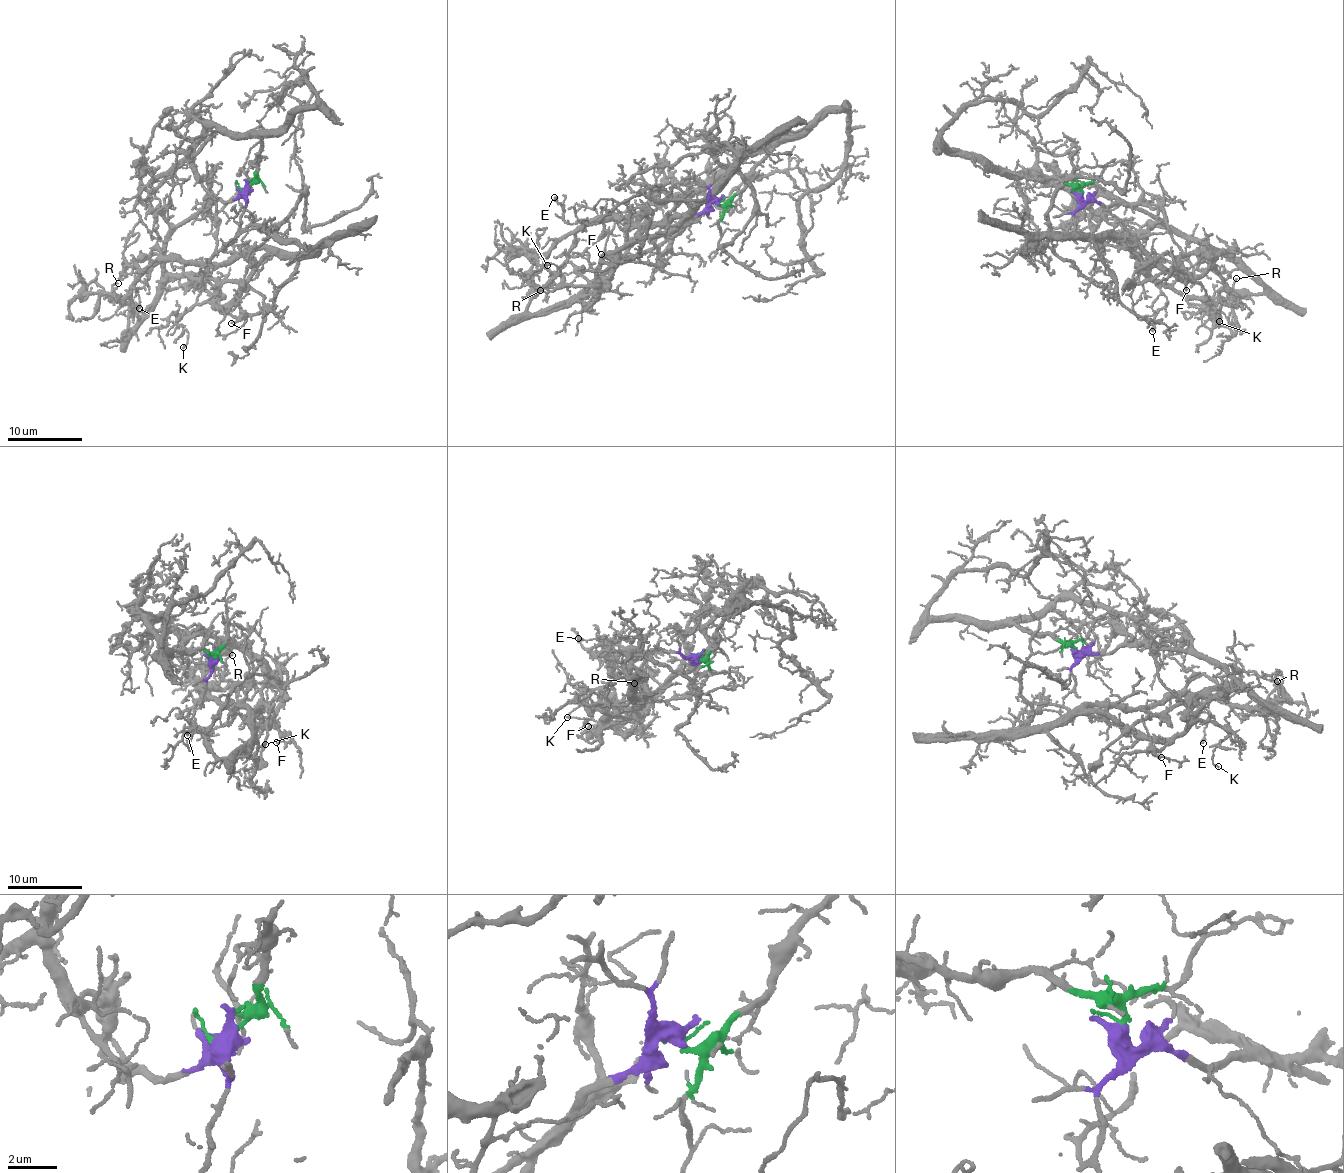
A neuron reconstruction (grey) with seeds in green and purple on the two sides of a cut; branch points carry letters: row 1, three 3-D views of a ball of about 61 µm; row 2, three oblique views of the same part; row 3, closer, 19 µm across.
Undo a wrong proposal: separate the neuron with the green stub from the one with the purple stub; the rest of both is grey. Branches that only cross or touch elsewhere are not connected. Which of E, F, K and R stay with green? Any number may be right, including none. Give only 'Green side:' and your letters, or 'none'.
Green side: E, K

